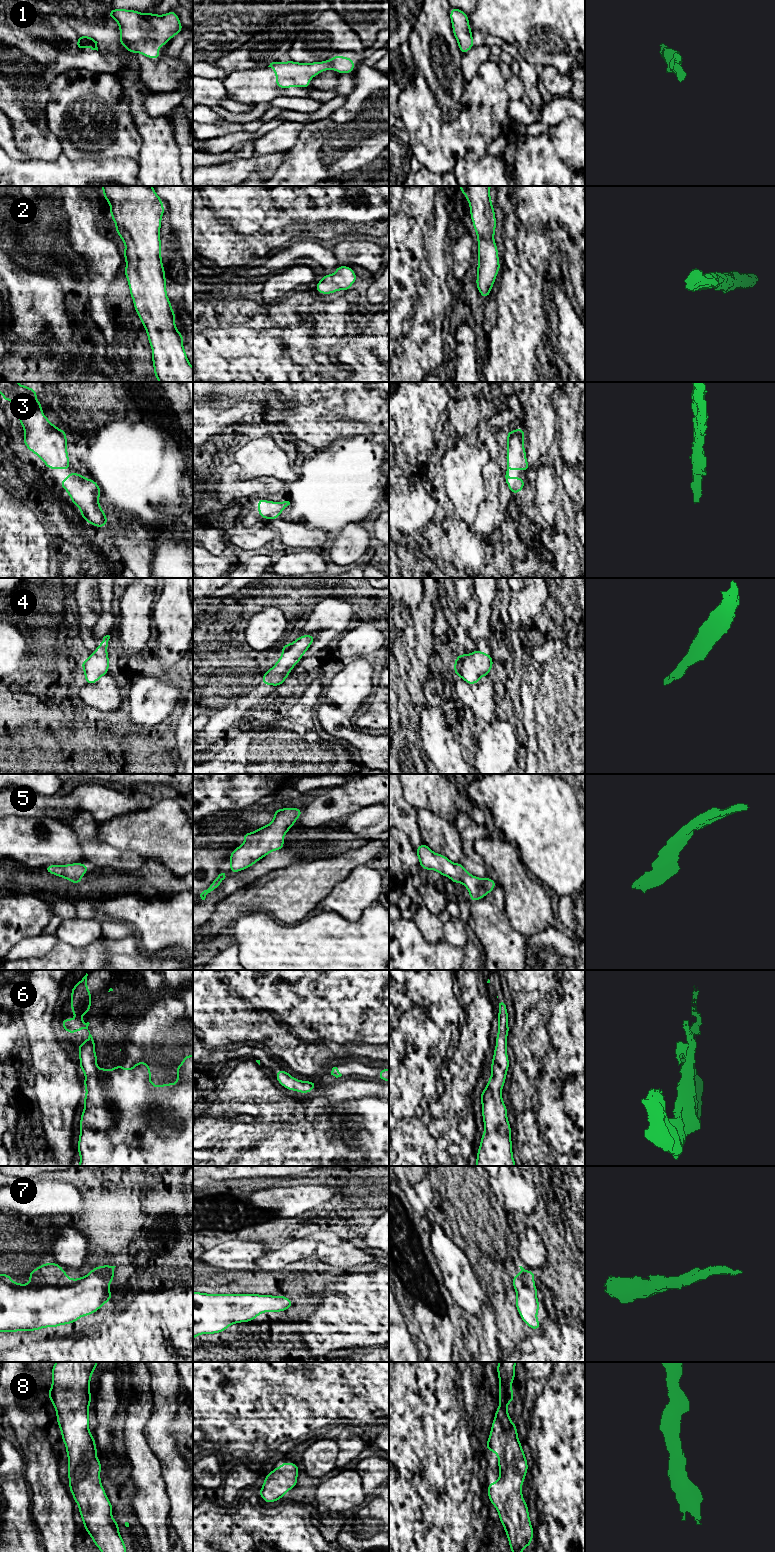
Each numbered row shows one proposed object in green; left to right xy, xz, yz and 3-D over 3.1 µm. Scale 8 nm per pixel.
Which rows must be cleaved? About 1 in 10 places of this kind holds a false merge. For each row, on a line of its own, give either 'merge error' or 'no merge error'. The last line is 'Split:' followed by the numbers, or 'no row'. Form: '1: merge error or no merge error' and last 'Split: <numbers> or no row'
1: no merge error
2: no merge error
3: no merge error
4: no merge error
5: no merge error
6: no merge error
7: no merge error
8: no merge error
Split: no row

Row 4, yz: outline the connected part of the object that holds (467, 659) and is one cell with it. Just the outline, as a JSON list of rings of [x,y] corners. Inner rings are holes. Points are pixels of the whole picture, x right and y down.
[[[479,650],[471,654],[461,654],[456,657],[454,662],[454,672],[469,685],[479,682],[482,676],[489,676],[493,667],[493,659],[490,654]]]

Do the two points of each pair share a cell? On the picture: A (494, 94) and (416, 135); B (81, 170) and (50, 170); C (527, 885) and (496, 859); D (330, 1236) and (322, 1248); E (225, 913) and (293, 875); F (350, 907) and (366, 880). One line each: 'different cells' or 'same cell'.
A: same cell
B: same cell
C: same cell
D: different cells
E: same cell
F: same cell

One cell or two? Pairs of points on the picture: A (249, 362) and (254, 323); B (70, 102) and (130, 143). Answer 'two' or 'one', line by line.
A: one
B: one

